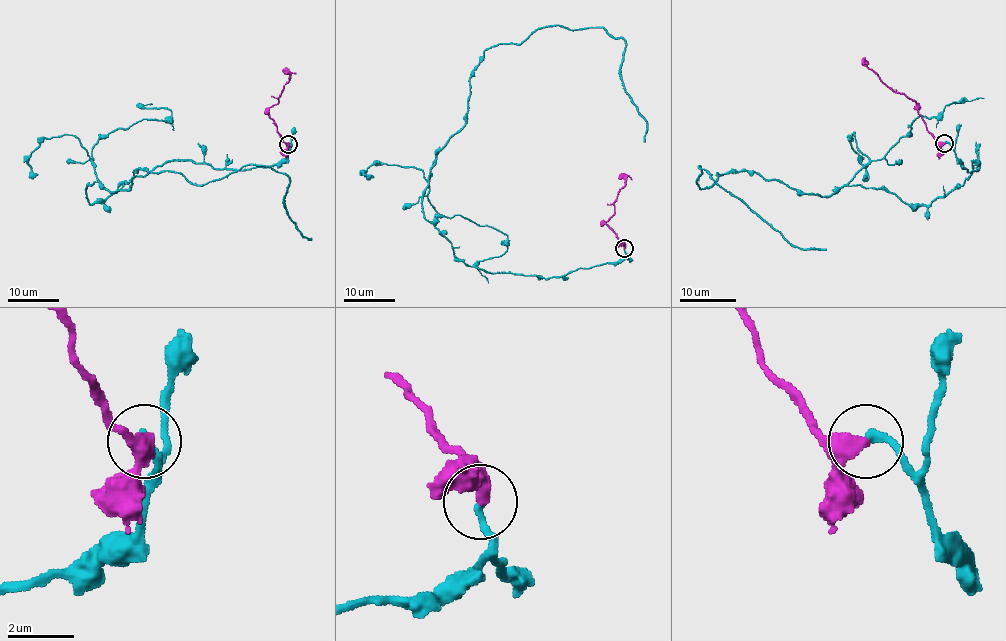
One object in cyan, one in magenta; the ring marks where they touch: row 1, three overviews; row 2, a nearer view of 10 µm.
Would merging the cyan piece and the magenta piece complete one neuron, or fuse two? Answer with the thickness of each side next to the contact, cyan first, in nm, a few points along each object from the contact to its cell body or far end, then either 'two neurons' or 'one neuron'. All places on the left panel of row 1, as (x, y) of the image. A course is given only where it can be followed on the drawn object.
calibres 240 and 360 nm; course cyan (288, 144), (267, 167), (166, 160), (87, 198), (136, 169), (201, 184), (261, 164), (289, 177), (309, 239); course magenta (288, 144), (269, 114), (269, 109), (277, 102), (283, 86), (289, 80), (285, 67); one neuron

